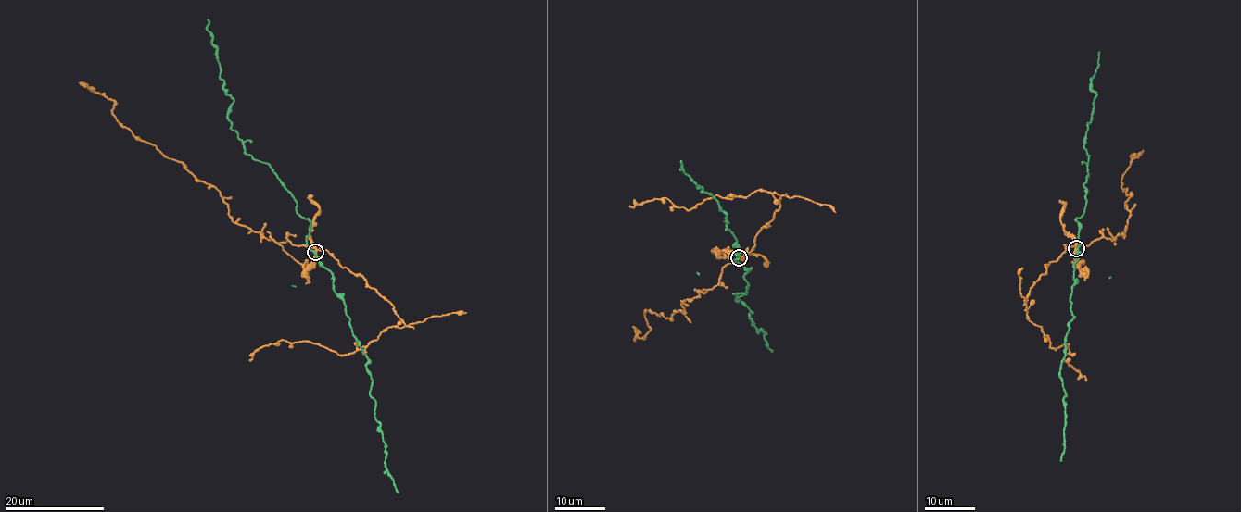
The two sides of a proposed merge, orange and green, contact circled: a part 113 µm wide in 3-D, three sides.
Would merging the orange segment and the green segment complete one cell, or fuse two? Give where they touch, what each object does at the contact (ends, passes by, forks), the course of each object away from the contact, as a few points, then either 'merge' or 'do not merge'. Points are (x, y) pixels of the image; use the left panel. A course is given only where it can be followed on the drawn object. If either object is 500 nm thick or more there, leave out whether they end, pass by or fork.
at (315, 252); orange forks there; green passes by; orange runs (315, 253), (291, 241), (274, 243), (235, 222), (220, 192), (142, 141), (117, 119), (114, 102), (80, 82); green runs (315, 253), (294, 195), (231, 128), (234, 99), (208, 19); do not merge

